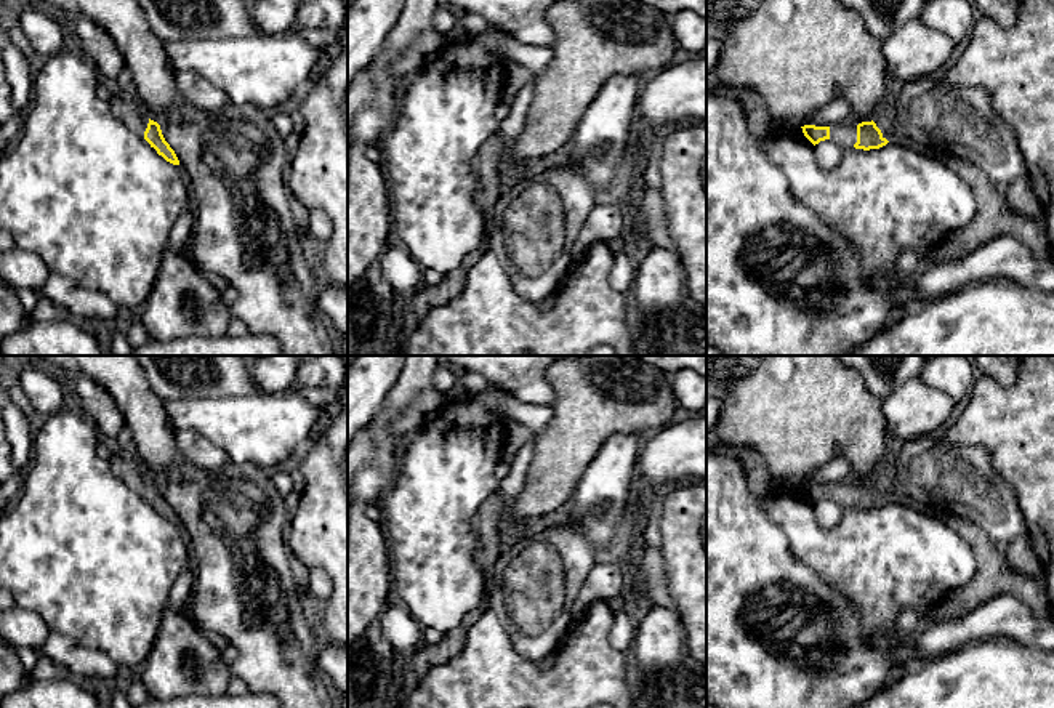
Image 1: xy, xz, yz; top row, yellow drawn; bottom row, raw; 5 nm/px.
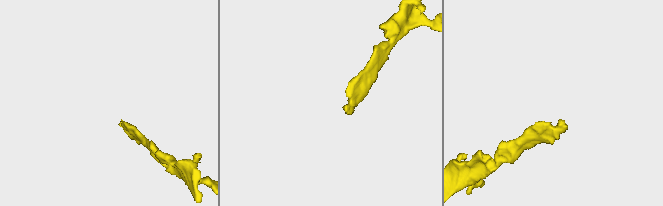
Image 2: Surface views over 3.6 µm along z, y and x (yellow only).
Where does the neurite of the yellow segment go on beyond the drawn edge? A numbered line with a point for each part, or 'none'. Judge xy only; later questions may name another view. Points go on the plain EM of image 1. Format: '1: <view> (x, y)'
1: xy (125, 466)

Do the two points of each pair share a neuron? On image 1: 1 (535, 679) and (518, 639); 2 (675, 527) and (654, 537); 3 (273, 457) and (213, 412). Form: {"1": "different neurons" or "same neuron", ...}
{"1": "different neurons", "2": "different neurons", "3": "same neuron"}

